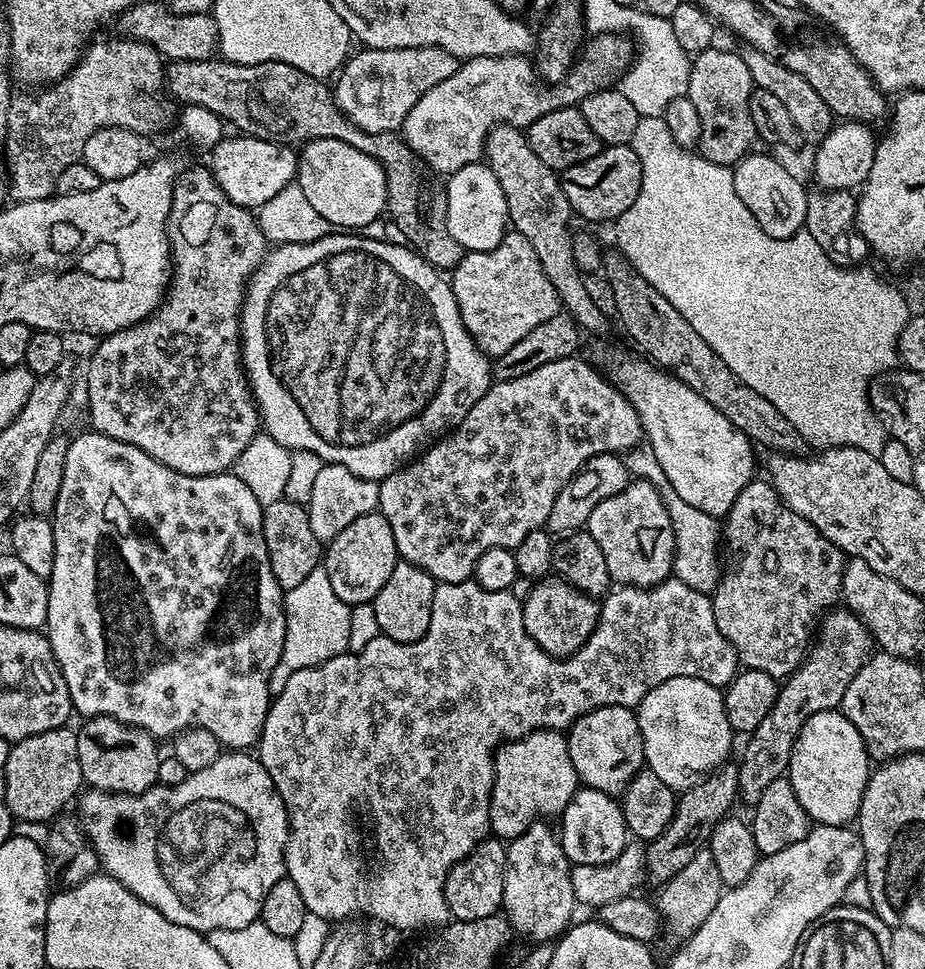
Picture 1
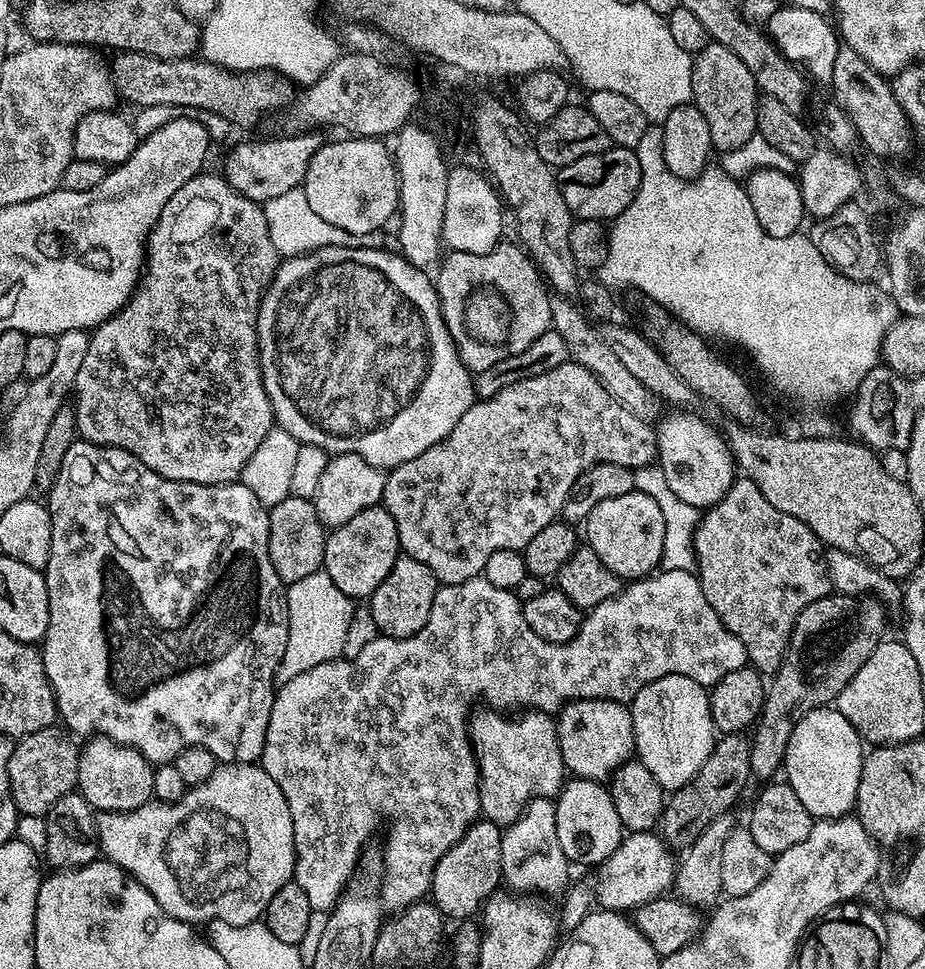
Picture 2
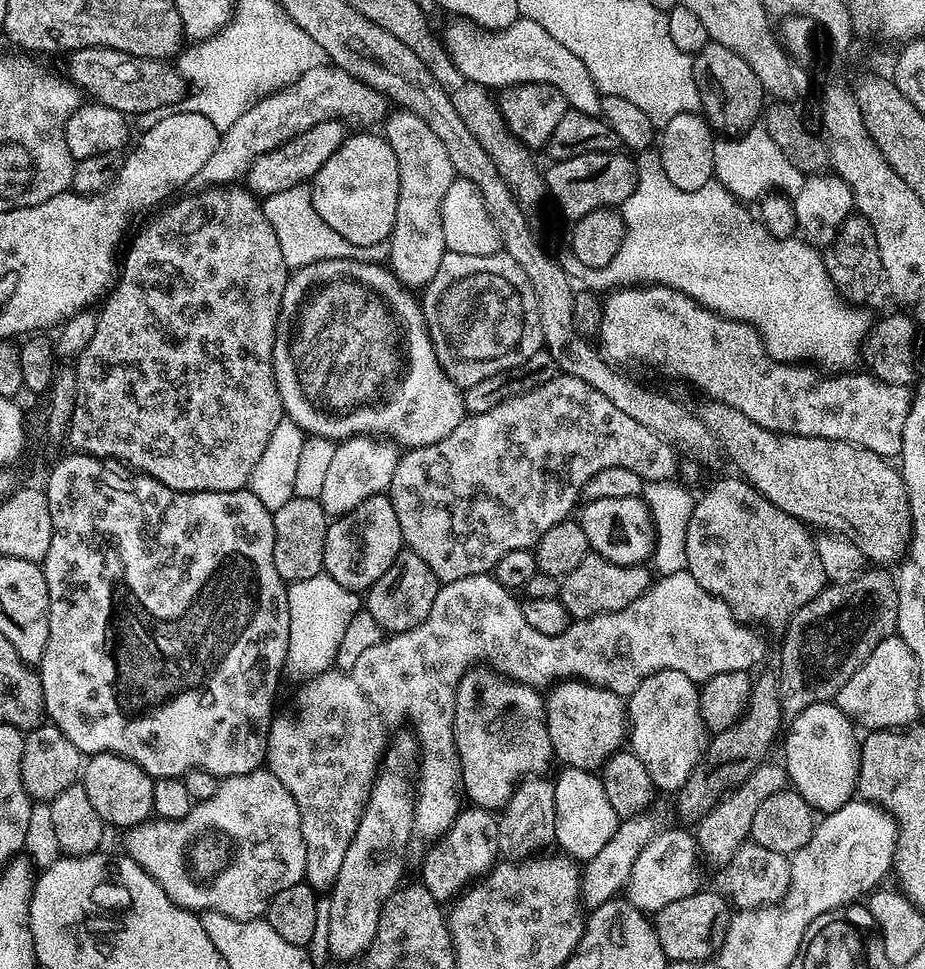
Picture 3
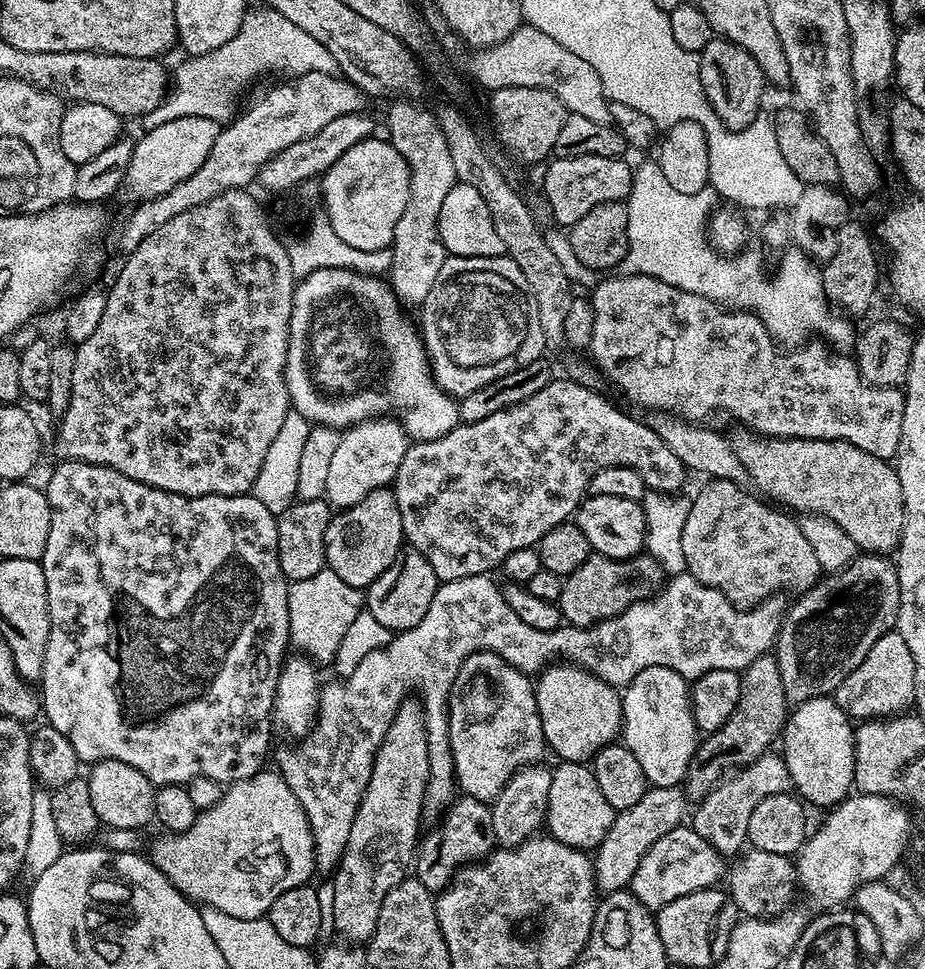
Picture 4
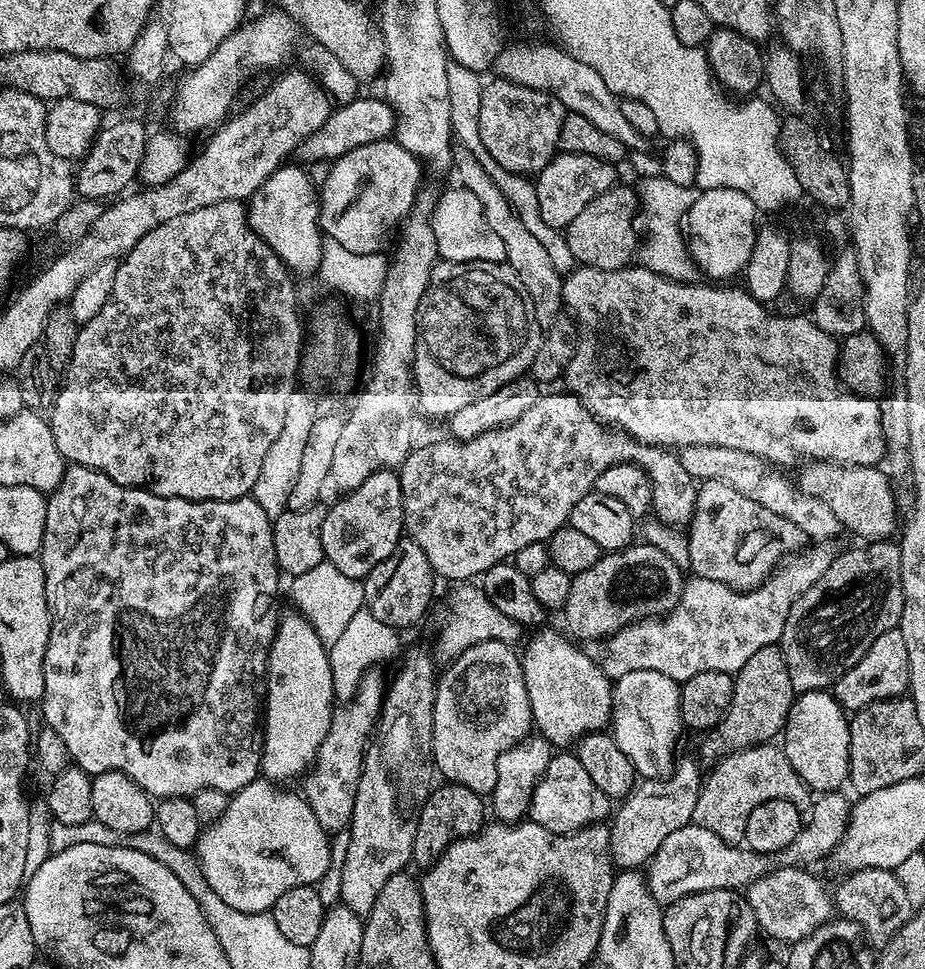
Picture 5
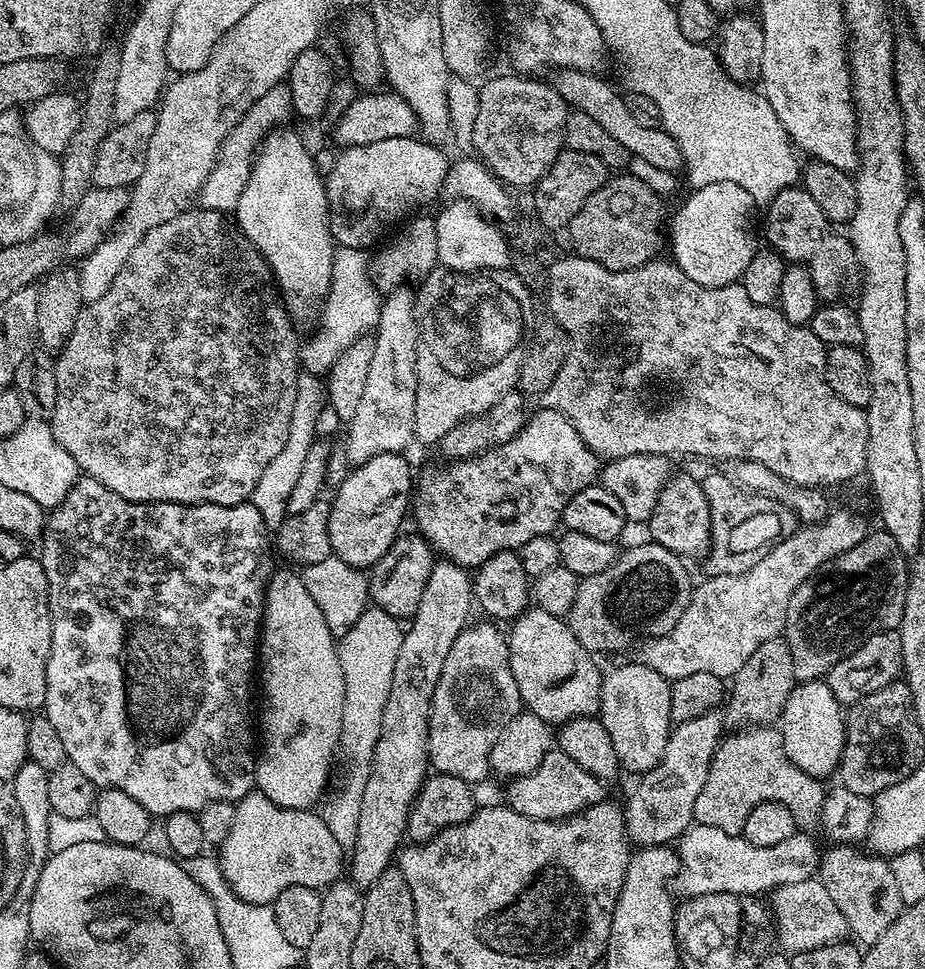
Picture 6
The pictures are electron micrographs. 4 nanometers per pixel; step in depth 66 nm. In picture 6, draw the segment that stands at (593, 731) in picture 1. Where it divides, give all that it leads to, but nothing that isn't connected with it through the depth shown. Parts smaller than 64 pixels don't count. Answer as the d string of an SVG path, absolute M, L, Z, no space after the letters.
M535 606L529 607L520 617L511 621L512 633L507 633L508 657L510 670L514 674L514 682L518 682L518 694L523 707L529 712L538 714L548 724L559 726L574 720L582 720L586 716L596 716L600 710L600 682L602 671L595 664L593 653L585 650L574 638L574 630L570 630L567 619L546 614L546 610Z

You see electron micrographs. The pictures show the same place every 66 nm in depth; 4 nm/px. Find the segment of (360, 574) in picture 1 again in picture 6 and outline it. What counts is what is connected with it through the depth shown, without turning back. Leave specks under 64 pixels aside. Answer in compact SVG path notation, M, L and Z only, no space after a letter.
M399 452L378 454L366 462L355 465L352 473L340 484L336 497L331 497L330 522L328 533L330 534L330 546L332 555L337 556L342 562L361 570L371 569L373 564L379 562L382 554L390 550L396 537L401 535L404 524L404 515L410 512L410 501L414 496L414 479L412 480L412 468L408 465L407 455Z

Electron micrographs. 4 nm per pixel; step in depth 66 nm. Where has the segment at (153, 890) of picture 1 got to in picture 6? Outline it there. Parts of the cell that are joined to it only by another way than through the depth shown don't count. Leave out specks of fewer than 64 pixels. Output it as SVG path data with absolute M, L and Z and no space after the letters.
M253 790L236 804L234 822L218 846L218 859L226 882L240 900L271 905L290 886L323 890L337 883L340 871L346 868L346 849L338 846L321 813L319 816L316 810L283 808Z

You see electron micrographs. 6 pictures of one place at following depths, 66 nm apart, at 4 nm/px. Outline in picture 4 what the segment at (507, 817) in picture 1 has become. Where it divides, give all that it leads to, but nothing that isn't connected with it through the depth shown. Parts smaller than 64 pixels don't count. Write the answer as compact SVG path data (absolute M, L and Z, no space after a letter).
M475 652L462 662L448 695L448 733L459 791L485 802L496 799L513 772L537 763L540 755L546 752L533 681L513 664L505 664L503 658L493 652Z

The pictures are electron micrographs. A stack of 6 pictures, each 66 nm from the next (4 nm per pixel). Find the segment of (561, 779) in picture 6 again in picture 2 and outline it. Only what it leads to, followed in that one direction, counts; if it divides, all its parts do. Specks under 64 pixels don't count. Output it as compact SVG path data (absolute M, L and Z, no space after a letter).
M572 778L555 797L558 846L573 865L600 864L611 861L626 829L620 823L618 810L614 810L612 793L601 781Z

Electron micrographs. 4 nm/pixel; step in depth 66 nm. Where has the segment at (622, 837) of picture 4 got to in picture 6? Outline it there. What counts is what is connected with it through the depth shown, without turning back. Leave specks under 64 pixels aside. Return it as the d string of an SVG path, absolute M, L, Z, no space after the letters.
M717 710L702 714L702 718L690 718L690 722L682 722L673 727L666 742L666 750L654 766L654 770L643 773L639 777L640 785L632 792L628 804L623 805L624 821L628 831L629 841L640 848L658 848L671 845L679 841L686 829L692 827L694 821L694 802L698 799L698 794L702 790L702 785L706 782L706 774L710 774L710 762L718 750L721 740L726 735L726 716L723 711Z

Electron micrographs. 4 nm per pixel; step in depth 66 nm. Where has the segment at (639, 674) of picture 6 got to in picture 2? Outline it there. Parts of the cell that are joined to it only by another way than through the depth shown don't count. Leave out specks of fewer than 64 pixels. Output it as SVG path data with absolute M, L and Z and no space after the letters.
M670 674L650 682L632 701L632 721L636 739L635 755L640 764L658 778L666 790L686 786L702 770L702 762L716 749L718 733L708 701L709 689L682 674Z

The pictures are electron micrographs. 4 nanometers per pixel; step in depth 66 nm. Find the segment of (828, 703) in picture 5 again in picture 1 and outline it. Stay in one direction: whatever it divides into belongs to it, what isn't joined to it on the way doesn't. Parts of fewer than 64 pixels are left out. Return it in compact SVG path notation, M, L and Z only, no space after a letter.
M840 710L819 712L806 721L794 742L786 779L794 786L794 794L798 794L798 802L802 802L809 821L848 826L860 815L862 794L870 775L868 763L868 748L854 722Z

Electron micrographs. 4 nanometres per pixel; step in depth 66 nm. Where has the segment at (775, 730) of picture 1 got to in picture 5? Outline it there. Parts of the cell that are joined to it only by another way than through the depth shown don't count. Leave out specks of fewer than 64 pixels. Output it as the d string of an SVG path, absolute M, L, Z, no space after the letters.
M891 539L857 543L857 548L841 551L830 562L826 574L810 586L790 606L790 618L780 635L778 647L786 658L786 670L790 670L790 686L793 693L823 692L831 689L846 670L850 670L870 650L878 634L897 627L902 618L904 595L902 594L902 574L900 573L900 545Z

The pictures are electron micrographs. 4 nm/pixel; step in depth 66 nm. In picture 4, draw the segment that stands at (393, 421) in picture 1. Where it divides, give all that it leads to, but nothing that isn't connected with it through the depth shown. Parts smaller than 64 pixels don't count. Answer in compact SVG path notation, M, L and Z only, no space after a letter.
M352 268L316 269L308 276L303 277L292 290L292 313L290 314L290 326L288 327L288 349L284 355L284 381L288 391L288 399L291 407L298 414L302 414L313 425L324 424L328 428L347 430L353 424L361 424L364 420L373 417L383 417L391 414L399 421L401 427L407 432L413 441L437 440L442 438L456 425L461 423L460 405L453 397L449 396L432 374L432 365L428 362L428 354L424 350L424 342L420 339L417 325L400 318L402 304L392 291L392 286L387 279L379 275L368 275L354 271Z

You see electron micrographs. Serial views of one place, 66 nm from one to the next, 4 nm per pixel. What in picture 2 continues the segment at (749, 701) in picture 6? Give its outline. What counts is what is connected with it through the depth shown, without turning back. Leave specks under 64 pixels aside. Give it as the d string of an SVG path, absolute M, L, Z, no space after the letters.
M724 734L716 741L716 749L702 762L702 770L686 786L675 789L667 797L662 817L662 839L669 849L687 850L695 842L698 834L710 826L720 816L729 815L732 807L740 800L748 780L750 770L749 737L744 734Z

